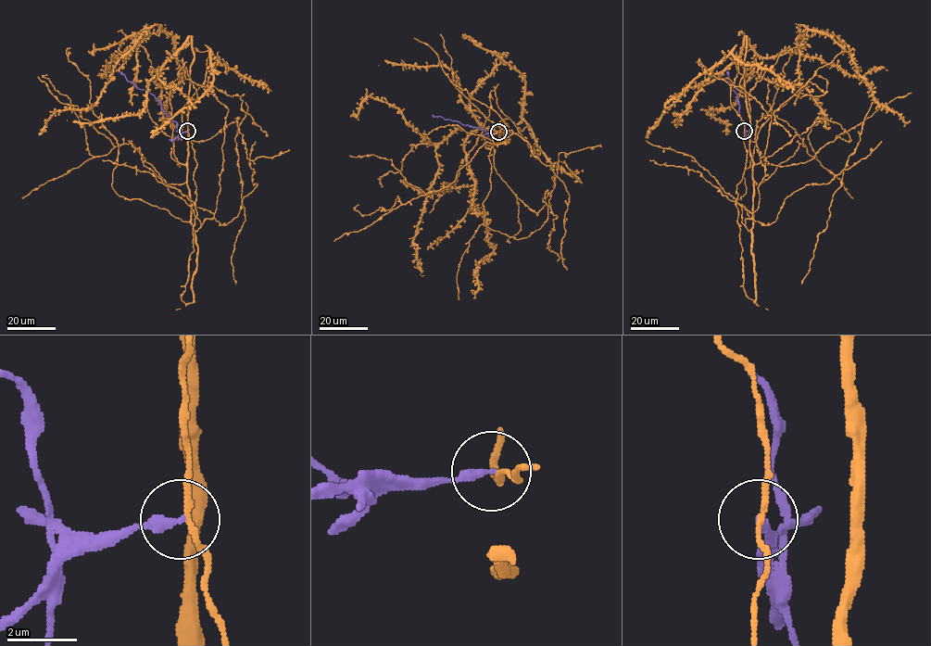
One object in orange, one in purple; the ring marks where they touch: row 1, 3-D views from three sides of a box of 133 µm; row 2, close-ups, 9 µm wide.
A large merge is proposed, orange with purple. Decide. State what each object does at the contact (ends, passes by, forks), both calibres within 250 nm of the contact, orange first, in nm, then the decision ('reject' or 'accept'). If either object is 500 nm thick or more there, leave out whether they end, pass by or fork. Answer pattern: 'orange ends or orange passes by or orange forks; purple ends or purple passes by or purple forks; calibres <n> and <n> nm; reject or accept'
orange passes by; purple ends; calibres 140 and 280 nm; reject

